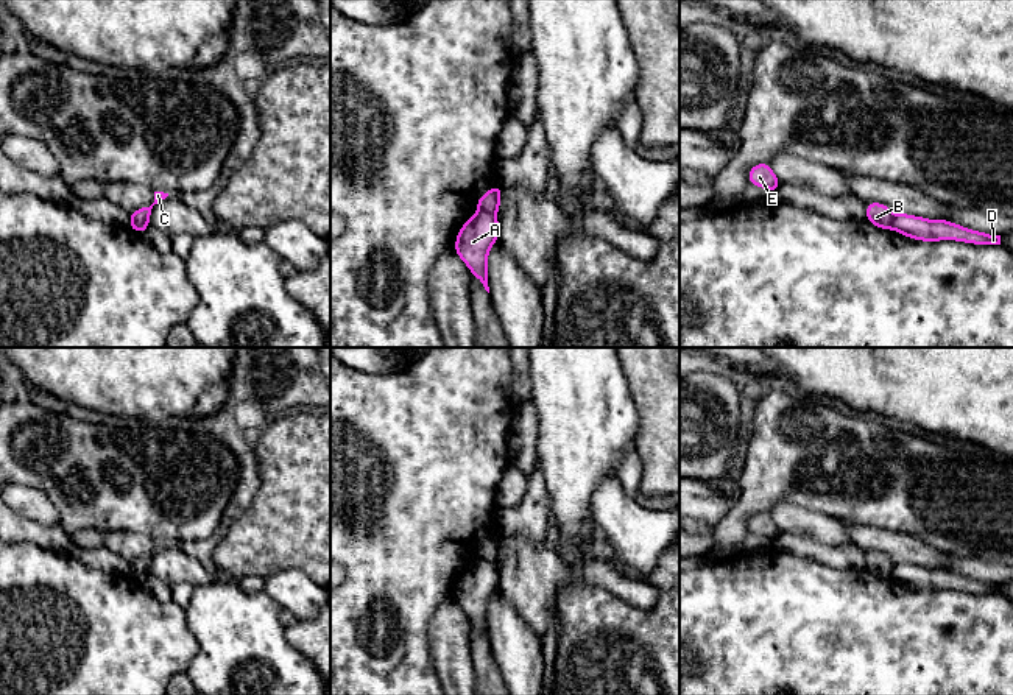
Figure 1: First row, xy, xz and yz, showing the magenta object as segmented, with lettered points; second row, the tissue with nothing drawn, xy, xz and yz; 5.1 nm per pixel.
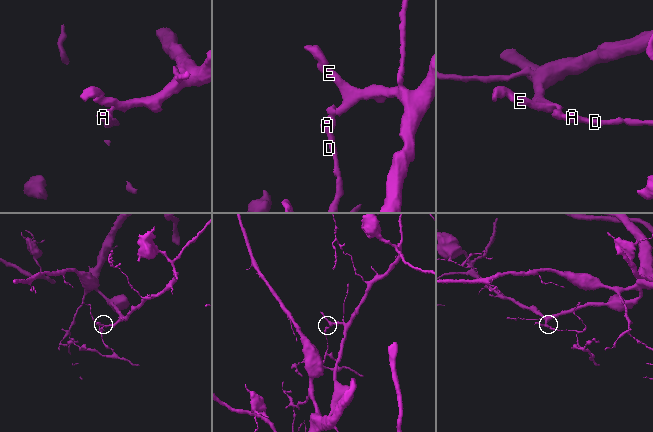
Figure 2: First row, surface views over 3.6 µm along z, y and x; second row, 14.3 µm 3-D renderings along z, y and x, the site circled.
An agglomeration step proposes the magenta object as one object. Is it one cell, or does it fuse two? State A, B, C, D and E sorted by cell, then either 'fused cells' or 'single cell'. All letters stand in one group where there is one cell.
A D / B C E; fused cells

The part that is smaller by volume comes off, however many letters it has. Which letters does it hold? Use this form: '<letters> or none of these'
A, D

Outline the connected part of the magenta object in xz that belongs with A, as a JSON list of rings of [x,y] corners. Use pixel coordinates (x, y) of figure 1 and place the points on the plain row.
[[[483,559],[471,566],[460,577],[455,587],[455,603],[466,612],[472,625],[483,633],[488,642],[488,603],[499,587],[497,566]]]

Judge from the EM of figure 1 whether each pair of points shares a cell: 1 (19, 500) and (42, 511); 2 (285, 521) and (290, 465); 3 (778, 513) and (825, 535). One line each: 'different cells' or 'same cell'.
1: same cell
2: same cell
3: same cell

